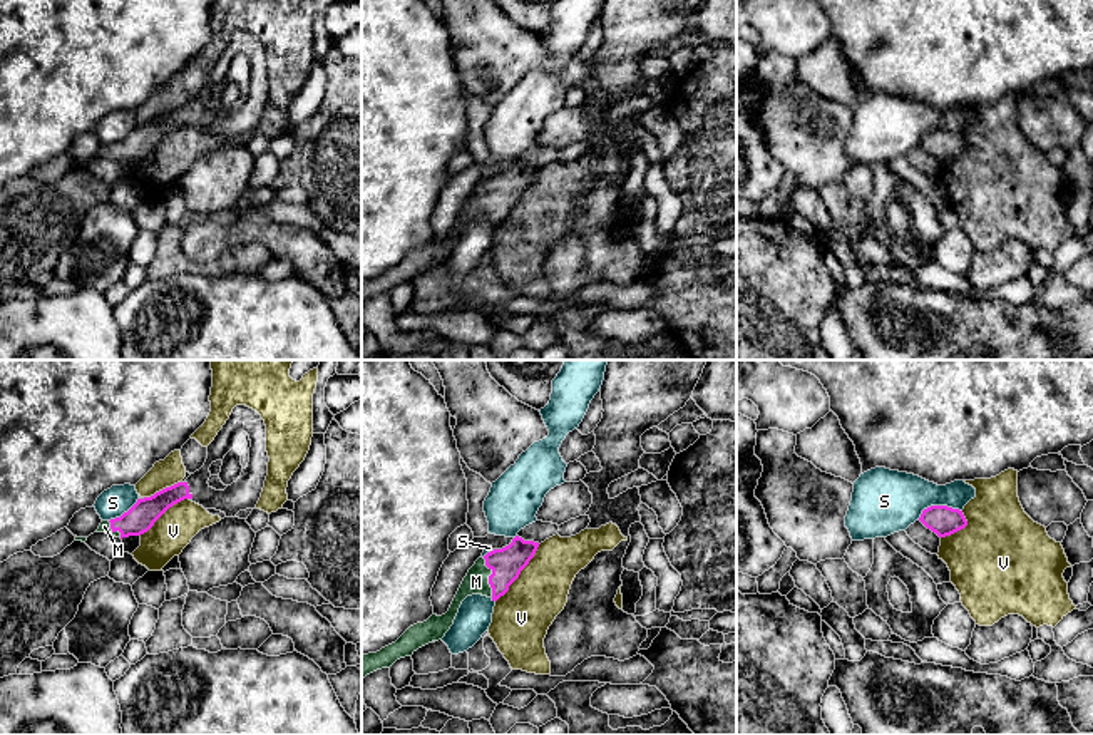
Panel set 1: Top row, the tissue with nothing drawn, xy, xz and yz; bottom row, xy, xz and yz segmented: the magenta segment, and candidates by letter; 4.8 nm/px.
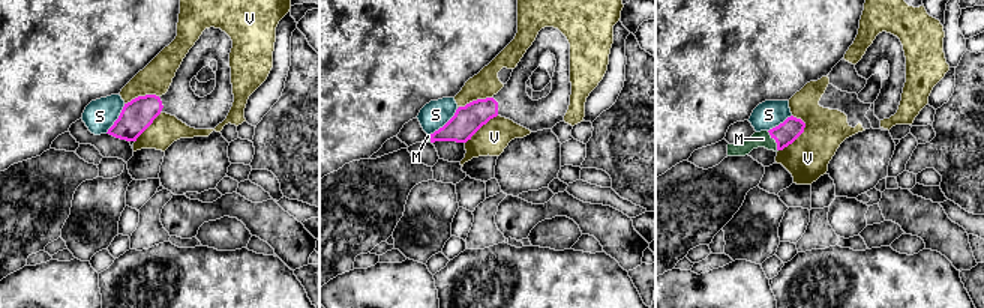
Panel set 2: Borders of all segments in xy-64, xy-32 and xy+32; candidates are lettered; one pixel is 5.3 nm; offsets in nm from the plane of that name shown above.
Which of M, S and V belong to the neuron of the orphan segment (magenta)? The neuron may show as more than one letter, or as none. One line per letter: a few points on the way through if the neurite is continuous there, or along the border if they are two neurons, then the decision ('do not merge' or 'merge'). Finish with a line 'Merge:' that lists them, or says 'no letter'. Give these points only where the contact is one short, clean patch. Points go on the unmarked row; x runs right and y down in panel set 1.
M: across xz (506, 188), (489, 203), (476, 206) | merge
S: do not merge
V: do not merge
Merge: M

